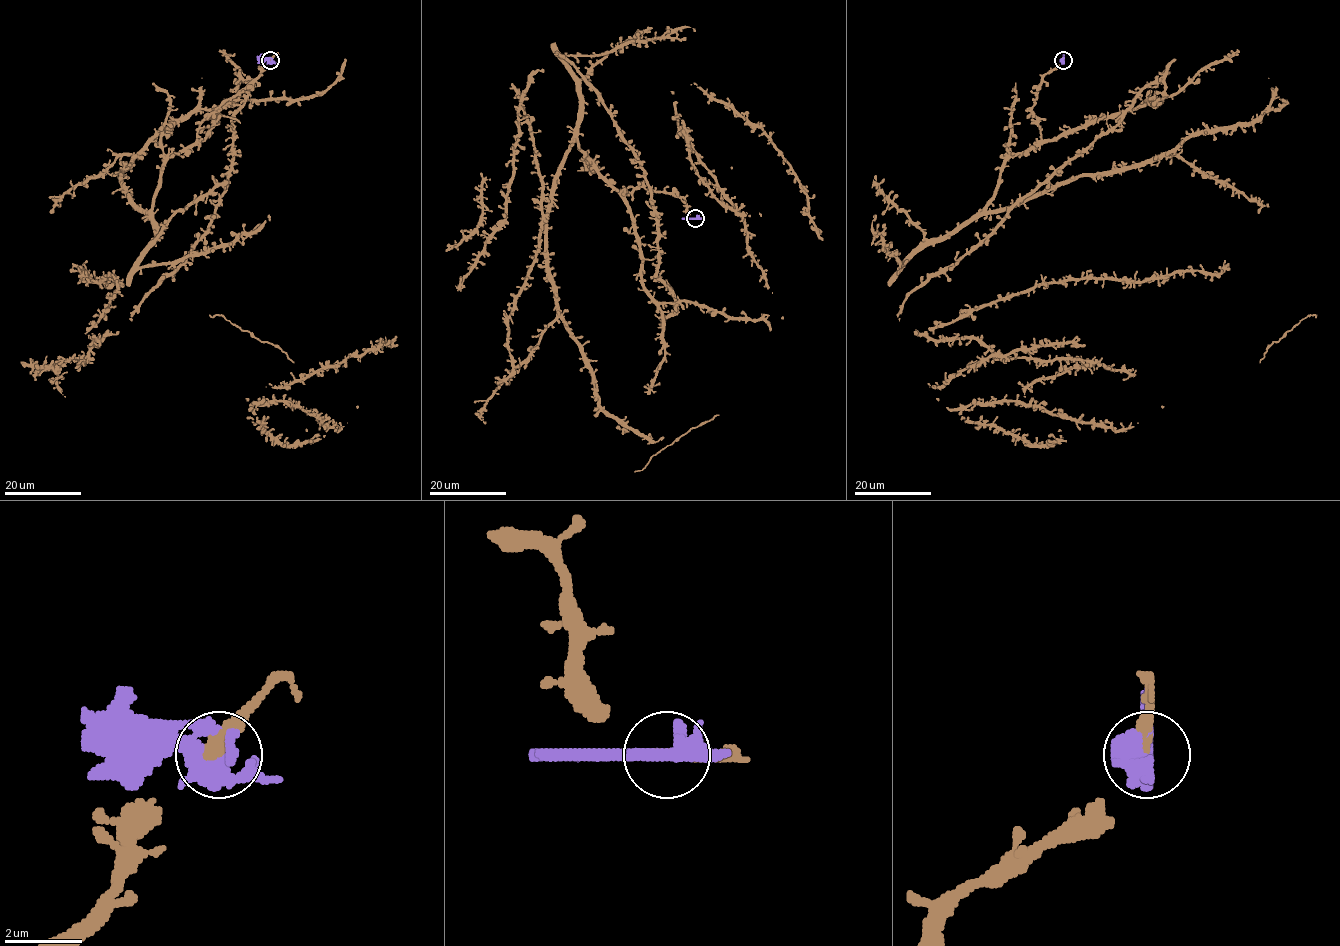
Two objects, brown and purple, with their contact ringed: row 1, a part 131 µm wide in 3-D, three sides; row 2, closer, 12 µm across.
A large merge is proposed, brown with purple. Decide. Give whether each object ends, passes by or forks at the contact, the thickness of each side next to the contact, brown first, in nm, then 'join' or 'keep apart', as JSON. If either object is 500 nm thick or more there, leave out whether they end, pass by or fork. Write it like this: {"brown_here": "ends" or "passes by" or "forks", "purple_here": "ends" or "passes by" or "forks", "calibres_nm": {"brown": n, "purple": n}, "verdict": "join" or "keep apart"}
{"brown_here": "ends", "purple_here": "forks", "calibres_nm": {"brown": 360, "purple": 400}, "verdict": "keep apart"}

